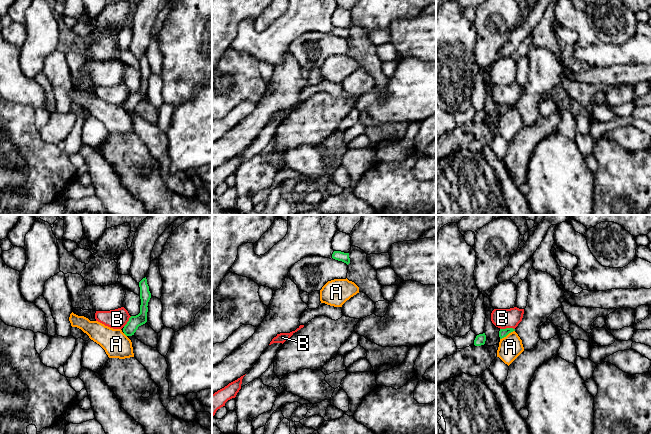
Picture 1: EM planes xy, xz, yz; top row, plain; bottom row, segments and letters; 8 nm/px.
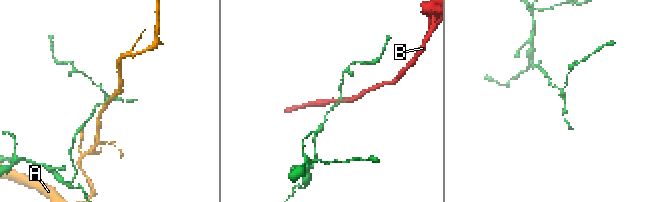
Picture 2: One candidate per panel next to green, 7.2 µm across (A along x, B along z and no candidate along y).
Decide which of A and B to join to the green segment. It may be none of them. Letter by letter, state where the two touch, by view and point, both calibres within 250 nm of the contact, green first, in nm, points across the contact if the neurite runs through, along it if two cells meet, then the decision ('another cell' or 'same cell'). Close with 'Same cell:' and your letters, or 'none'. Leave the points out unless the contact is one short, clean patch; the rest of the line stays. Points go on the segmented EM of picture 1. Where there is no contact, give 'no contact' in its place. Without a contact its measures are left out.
A: yz (507, 334) | 70/190 nm | along yz (514, 330), (500, 339) | another cell
B: yz (507, 328) | 70/160 nm | along yz (514, 328), (500, 329) | another cell
Same cell: none

